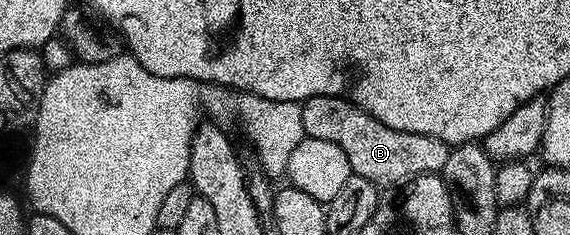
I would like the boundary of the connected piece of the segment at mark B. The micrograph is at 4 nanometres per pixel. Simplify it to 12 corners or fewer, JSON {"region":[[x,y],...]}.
{"region":[[346,98],[301,103],[328,140],[379,188],[441,175],[452,147],[380,124]]}

